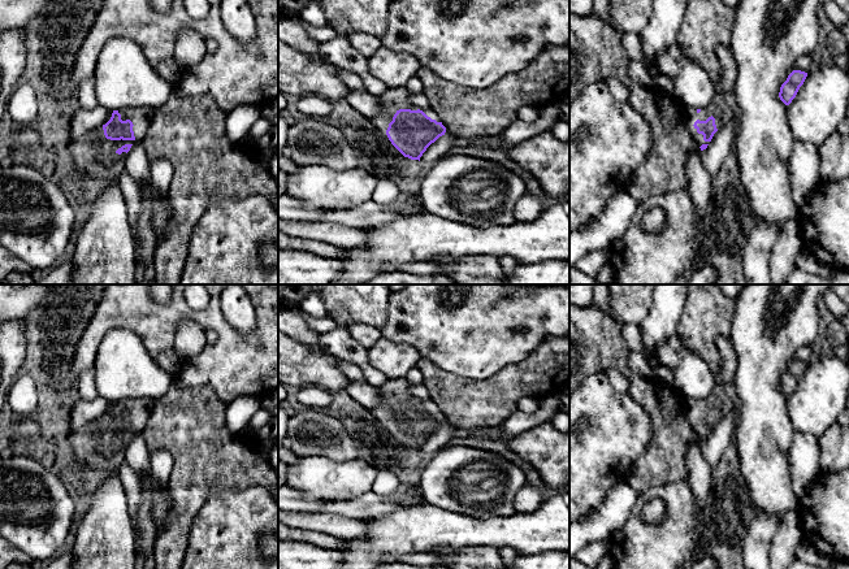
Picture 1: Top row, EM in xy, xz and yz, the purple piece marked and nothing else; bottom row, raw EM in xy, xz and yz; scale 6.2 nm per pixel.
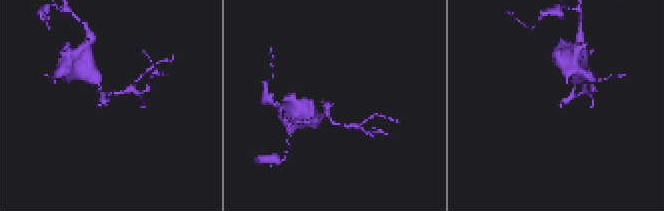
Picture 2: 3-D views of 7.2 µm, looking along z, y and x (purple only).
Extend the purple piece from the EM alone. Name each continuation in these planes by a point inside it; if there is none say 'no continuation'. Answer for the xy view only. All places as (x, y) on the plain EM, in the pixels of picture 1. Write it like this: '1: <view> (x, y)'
1: xy (94, 447)

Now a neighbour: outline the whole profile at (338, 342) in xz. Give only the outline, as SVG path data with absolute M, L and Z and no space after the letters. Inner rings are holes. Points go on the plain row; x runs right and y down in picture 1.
M339 326L319 335L321 348L341 361L355 365L363 374L365 383L382 387L389 379L368 361L368 349L350 335L347 326Z

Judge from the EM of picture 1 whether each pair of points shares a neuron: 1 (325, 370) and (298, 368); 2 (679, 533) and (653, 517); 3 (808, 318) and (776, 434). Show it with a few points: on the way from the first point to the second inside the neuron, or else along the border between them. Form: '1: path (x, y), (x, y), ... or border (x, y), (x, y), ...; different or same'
1: path (319, 369), (304, 368); same
2: border (657, 496), (642, 509), (641, 520), (645, 524); different
3: path (779, 347), (769, 357), (769, 405); same

